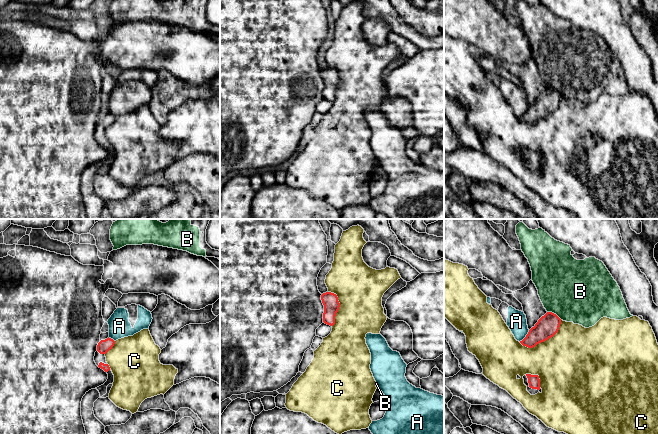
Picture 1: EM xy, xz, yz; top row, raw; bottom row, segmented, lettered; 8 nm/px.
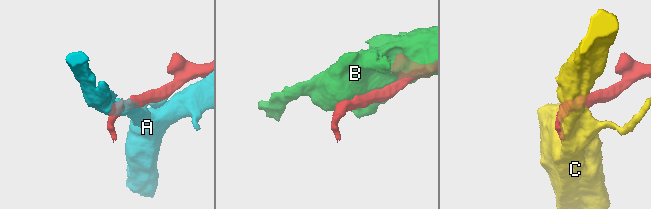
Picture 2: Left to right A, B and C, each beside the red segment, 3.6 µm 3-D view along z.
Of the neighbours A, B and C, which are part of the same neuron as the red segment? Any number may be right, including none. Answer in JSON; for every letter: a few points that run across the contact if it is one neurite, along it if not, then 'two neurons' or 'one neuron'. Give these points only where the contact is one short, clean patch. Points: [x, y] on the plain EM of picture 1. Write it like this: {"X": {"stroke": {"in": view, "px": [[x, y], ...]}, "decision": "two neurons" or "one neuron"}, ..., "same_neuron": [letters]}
{"A": {"decision": "two neurons"}, "B": {"decision": "two neurons"}, "C": {"decision": "two neurons"}, "same_neuron": []}

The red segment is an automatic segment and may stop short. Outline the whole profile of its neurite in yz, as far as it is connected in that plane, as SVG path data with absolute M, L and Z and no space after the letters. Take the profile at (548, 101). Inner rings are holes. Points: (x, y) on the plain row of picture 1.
M547 88L532 103L526 113L520 117L523 122L533 124L537 120L553 113L559 106L561 95L552 88Z

